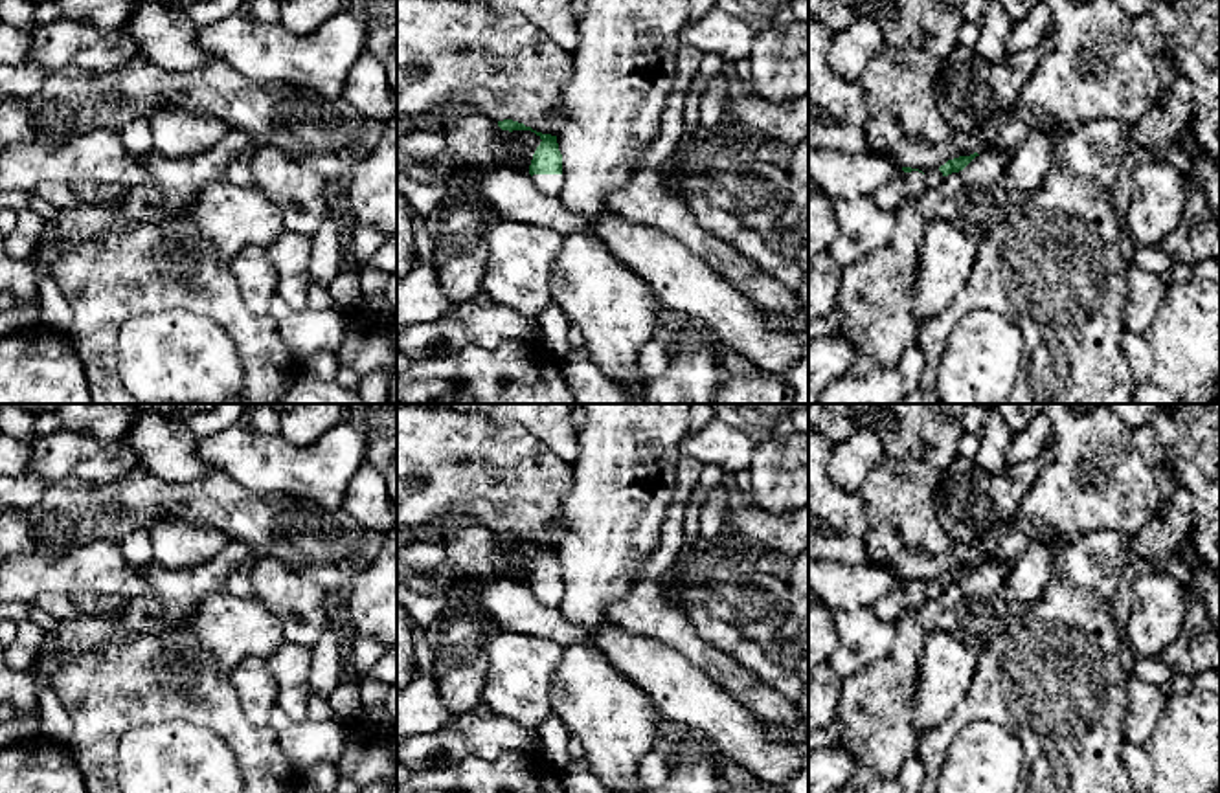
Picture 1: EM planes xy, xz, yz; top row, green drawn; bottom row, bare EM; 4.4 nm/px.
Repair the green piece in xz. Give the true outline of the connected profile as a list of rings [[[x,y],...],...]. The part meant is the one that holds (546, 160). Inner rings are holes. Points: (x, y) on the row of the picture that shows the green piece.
[[[513,119],[498,121],[498,127],[500,127],[502,130],[509,130],[509,132],[513,132],[513,130],[531,130],[531,132],[535,132],[535,134],[542,140],[540,145],[537,147],[535,154],[533,154],[533,160],[531,160],[531,165],[529,165],[529,174],[531,174],[535,185],[537,185],[542,193],[546,193],[546,195],[559,195],[559,191],[560,191],[560,187],[562,187],[562,154],[560,154],[560,151],[559,151],[557,136],[537,132],[537,130],[533,130],[531,127],[525,127],[524,123],[518,123],[518,121],[513,121]]]

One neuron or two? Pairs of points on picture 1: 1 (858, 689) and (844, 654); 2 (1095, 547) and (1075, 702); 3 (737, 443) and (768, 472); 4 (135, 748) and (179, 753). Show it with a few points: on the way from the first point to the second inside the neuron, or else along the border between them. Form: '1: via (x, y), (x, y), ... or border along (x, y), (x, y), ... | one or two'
1: border along (890, 650), (844, 678) | two
2: via (1081, 586), (1075, 604), (1075, 663) | one
3: border along (759, 443), (746, 469) | two
4: via (146, 753), (168, 753) | one

